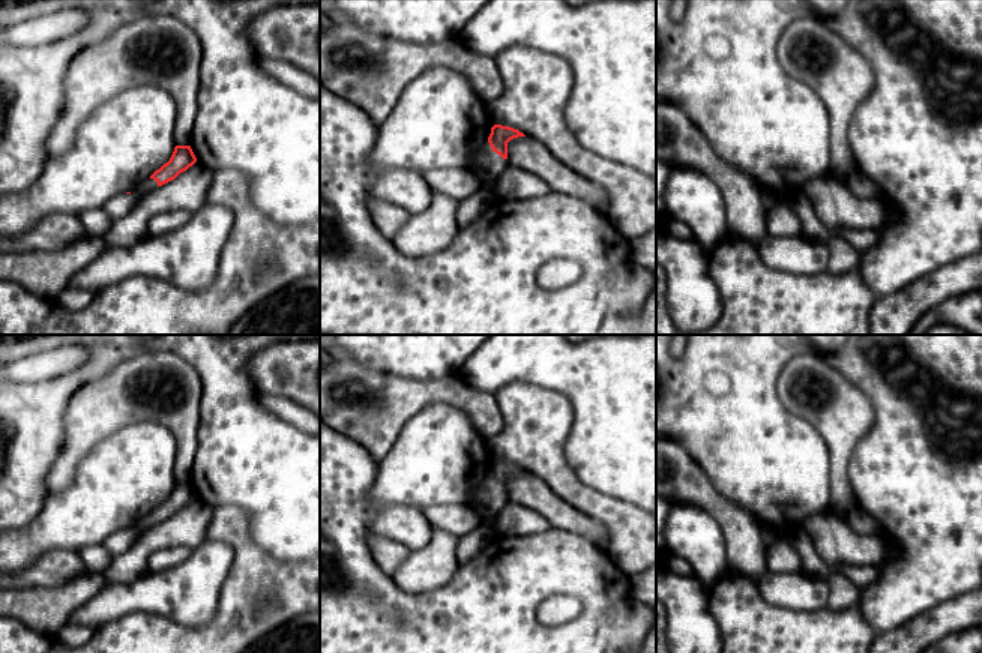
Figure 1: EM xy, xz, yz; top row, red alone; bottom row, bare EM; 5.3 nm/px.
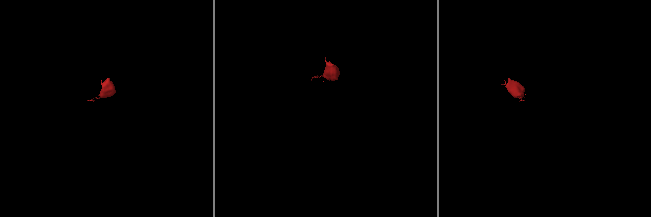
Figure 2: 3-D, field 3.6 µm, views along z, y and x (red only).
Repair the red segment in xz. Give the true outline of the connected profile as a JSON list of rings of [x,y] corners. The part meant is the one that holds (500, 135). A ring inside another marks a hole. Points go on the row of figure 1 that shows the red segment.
[[[494,125],[482,152],[465,168],[470,170],[482,183],[489,188],[500,174],[509,167],[508,143],[514,138],[526,137],[518,129]]]

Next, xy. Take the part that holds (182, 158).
[[[176,146],[170,161],[156,170],[141,186],[132,192],[113,197],[102,209],[113,221],[117,221],[126,216],[144,194],[174,180],[195,162],[197,158],[191,146]]]

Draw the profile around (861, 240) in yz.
[[[839,228],[833,234],[844,237],[859,254],[877,245],[880,230]]]

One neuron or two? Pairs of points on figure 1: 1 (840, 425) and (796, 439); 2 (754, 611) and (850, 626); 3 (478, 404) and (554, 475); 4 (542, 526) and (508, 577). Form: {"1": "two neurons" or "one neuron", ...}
{"1": "two neurons", "2": "one neuron", "3": "two neurons", "4": "two neurons"}

